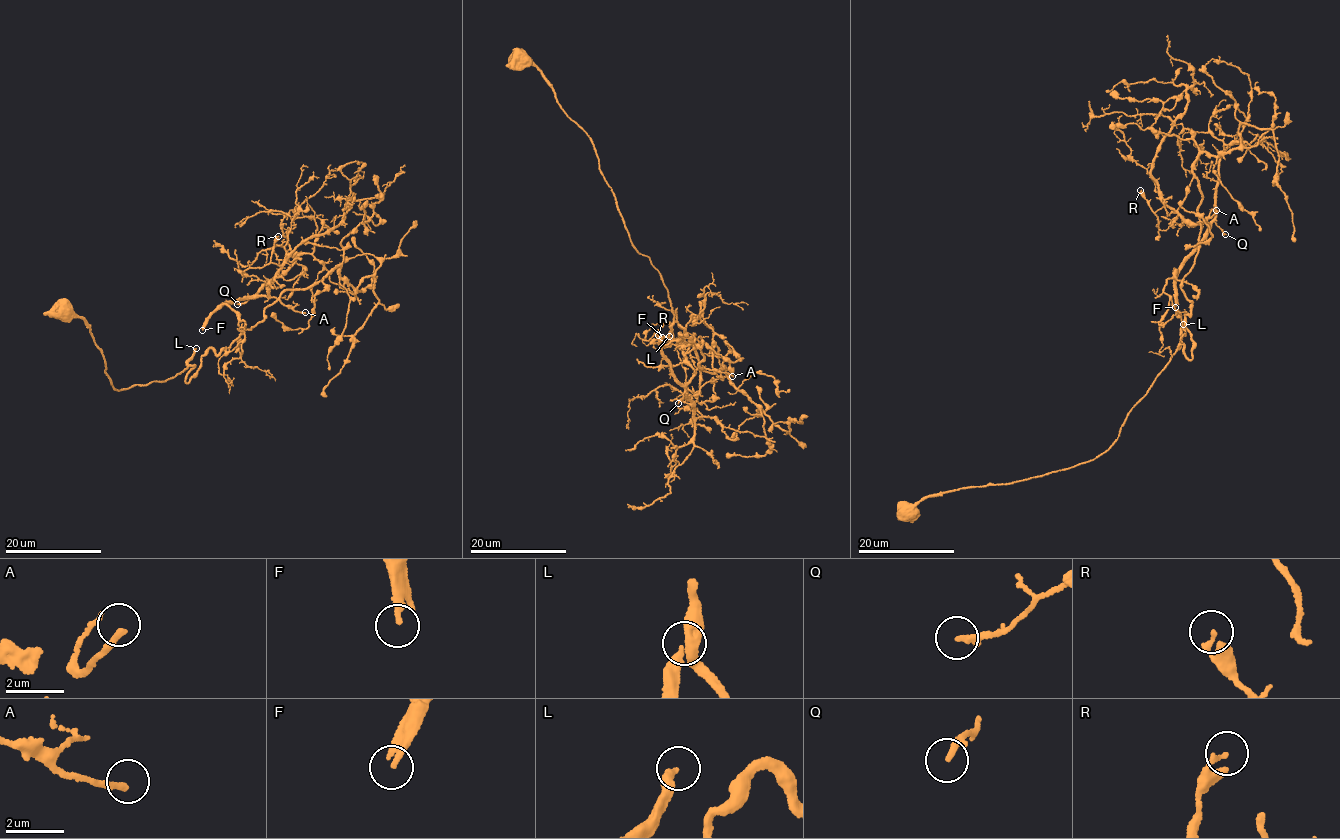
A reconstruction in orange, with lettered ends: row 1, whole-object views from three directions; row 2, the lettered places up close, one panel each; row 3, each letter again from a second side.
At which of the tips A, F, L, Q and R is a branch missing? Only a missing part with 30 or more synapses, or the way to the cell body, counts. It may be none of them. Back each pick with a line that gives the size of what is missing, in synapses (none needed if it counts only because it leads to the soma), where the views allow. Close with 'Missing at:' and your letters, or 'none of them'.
A: about 35 synapses
Missing at: A

